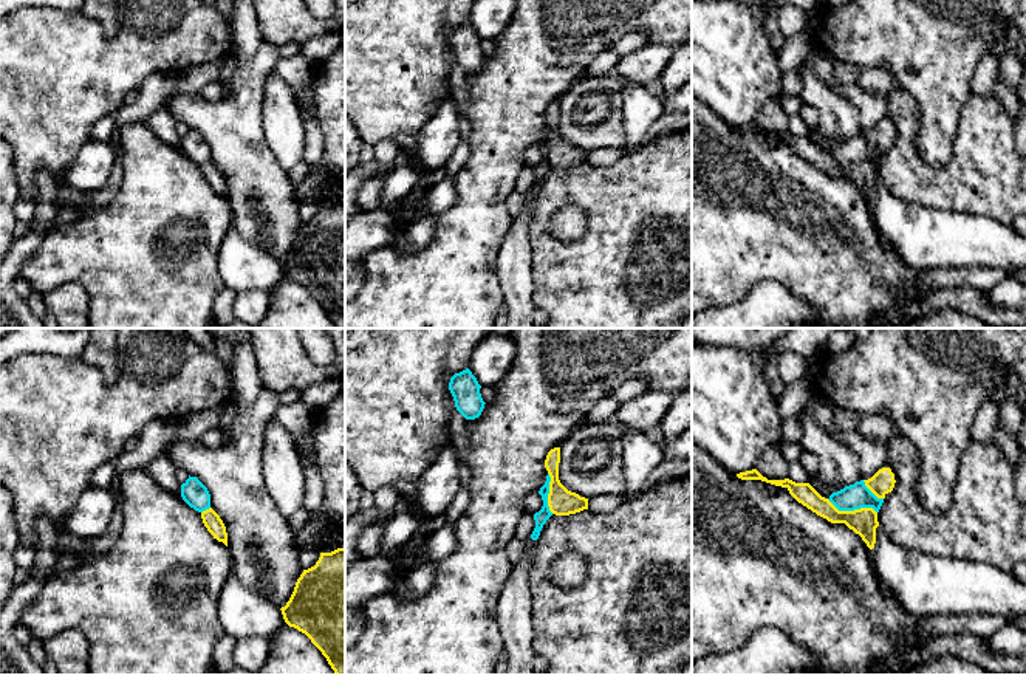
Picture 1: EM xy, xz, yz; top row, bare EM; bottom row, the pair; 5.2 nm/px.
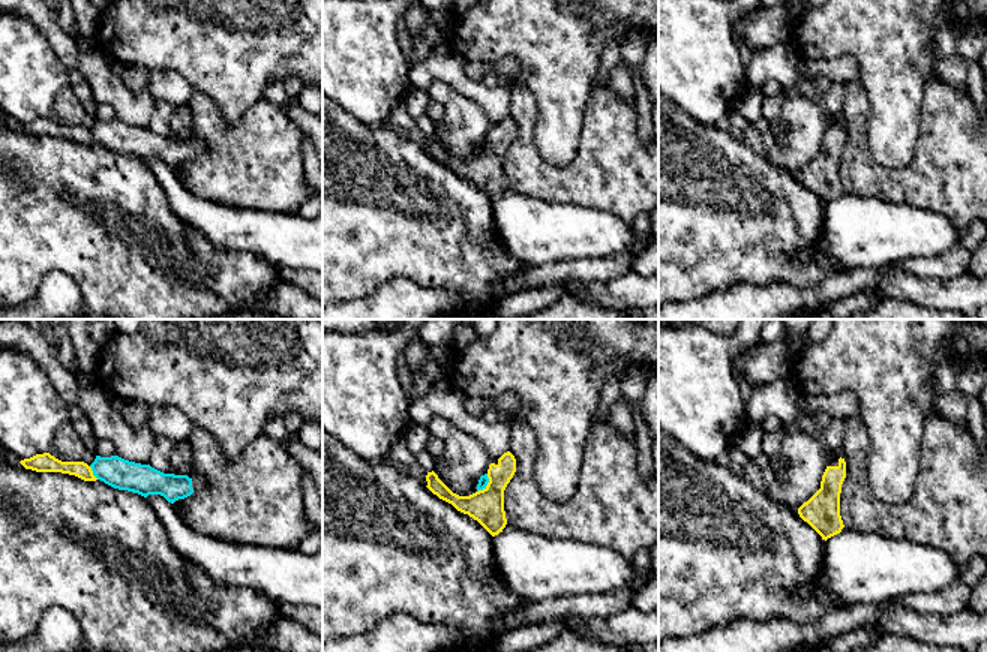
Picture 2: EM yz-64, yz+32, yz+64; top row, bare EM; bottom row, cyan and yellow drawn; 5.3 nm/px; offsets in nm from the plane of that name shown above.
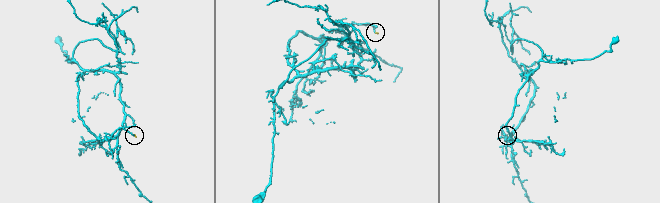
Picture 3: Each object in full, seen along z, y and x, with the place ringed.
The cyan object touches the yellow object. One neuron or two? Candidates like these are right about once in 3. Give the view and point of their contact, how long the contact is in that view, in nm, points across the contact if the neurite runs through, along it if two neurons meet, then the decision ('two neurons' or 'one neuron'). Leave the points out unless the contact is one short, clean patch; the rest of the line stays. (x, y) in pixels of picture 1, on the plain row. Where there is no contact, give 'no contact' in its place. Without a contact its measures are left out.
yz (851, 163) | 280 nm | two neurons

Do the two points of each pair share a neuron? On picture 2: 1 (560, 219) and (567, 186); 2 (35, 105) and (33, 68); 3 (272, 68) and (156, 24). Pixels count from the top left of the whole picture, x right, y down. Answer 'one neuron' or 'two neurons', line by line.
1: two neurons
2: one neuron
3: one neuron

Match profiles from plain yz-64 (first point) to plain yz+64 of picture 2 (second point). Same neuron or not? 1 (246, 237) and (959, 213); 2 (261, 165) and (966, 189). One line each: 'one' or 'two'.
1: two
2: one

